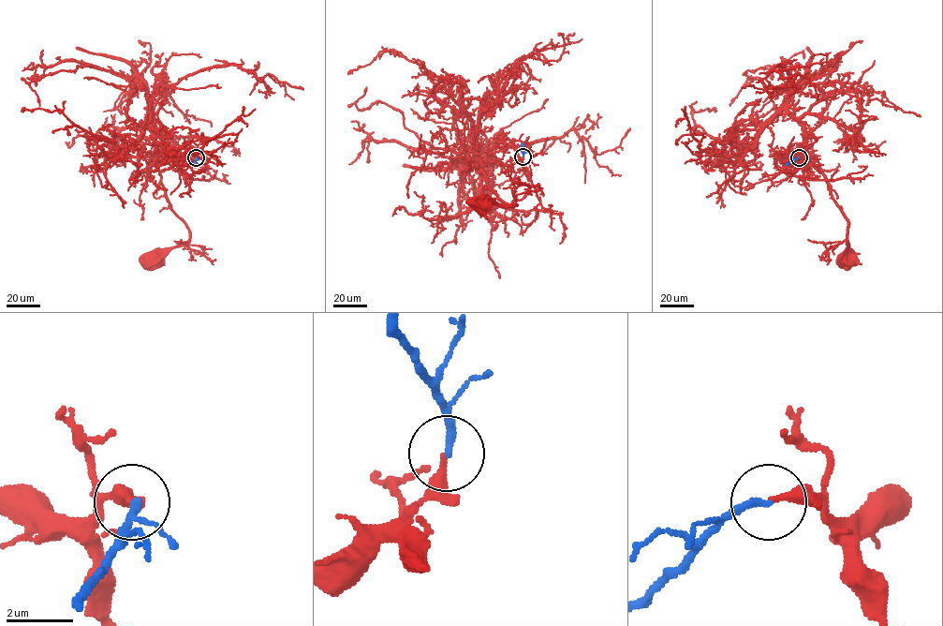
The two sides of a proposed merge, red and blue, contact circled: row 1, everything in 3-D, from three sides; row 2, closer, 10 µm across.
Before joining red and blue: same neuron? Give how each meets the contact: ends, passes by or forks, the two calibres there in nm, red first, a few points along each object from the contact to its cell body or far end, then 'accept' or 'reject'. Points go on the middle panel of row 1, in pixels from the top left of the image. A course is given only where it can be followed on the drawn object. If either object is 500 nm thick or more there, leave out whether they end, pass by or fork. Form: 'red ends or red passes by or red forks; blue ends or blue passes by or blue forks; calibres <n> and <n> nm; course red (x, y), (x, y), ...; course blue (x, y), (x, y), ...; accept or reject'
red ends; blue ends; calibres 240 and 220 nm; course red (523, 156), (506, 164), (489, 154), (480, 162), (464, 110), (400, 52), (383, 50), (347, 74); course blue (523, 156), (521, 150), (523, 143); reject

